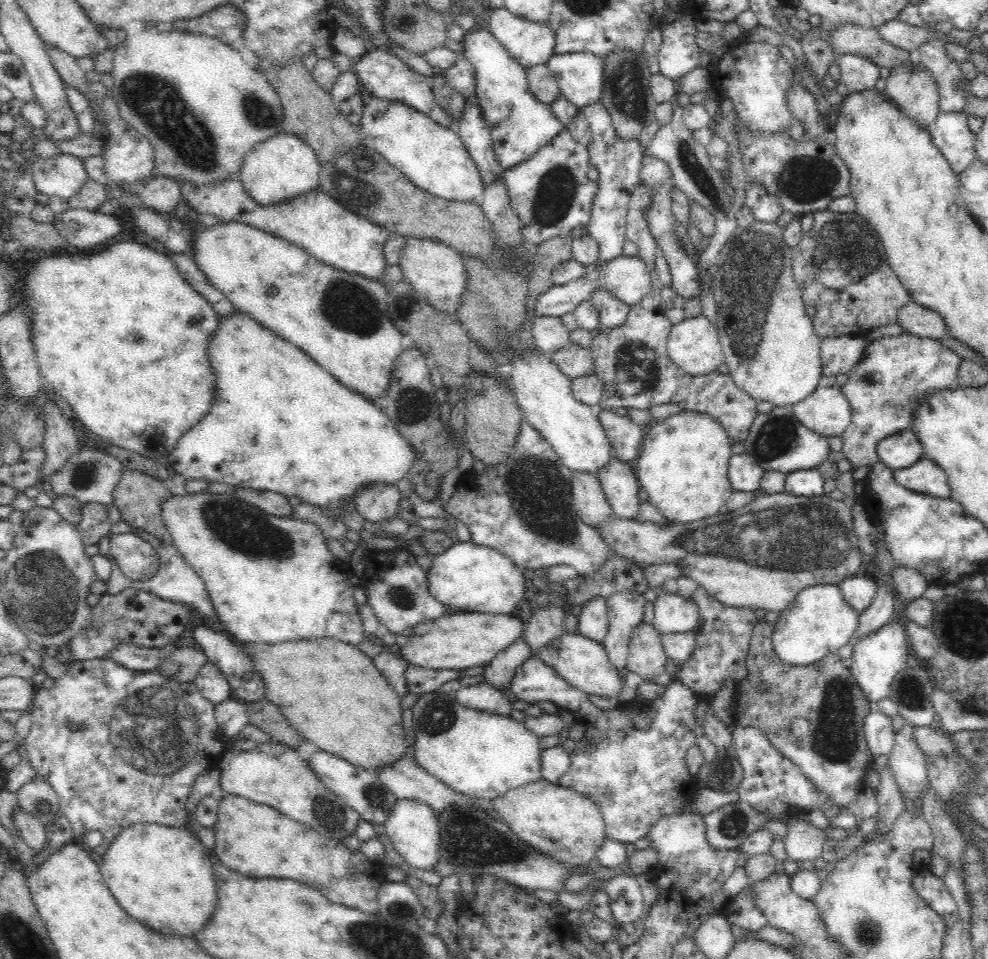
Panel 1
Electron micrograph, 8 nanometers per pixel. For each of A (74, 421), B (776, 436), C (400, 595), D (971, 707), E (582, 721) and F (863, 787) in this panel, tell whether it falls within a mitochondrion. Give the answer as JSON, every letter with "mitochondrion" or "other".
{"A":"other","B":"mitochondrion","C":"mitochondrion","D":"other","E":"other","F":"other"}

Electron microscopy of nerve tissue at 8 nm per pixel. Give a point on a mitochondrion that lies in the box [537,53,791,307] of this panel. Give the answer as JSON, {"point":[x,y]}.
{"point":[688,160]}

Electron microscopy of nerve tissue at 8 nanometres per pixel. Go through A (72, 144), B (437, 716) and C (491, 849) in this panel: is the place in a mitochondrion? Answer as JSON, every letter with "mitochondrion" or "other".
{"A":"other","B":"mitochondrion","C":"mitochondrion"}

